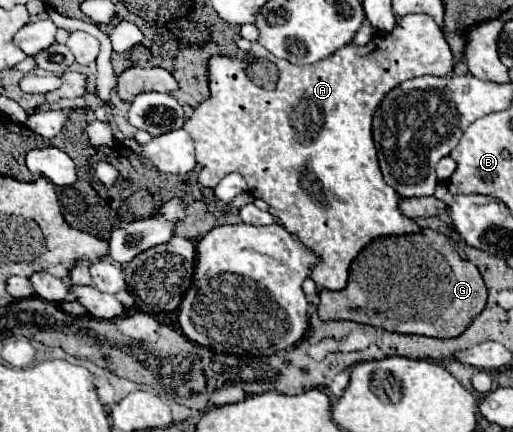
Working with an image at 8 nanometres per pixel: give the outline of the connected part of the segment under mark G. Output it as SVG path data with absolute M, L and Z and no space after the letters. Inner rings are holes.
M421 226L421 230L419 230L417 234L401 234L401 236L375 238L371 244L367 244L367 246L359 252L359 256L351 262L347 286L345 286L343 290L337 290L337 292L331 292L331 290L325 290L325 288L321 290L319 318L321 318L321 320L353 320L353 322L359 322L359 324L371 324L371 326L377 326L377 328L383 328L383 330L389 330L389 332L397 332L397 334L403 332L403 334L425 334L425 336L433 336L433 338L455 338L455 336L459 336L459 334L473 322L473 318L485 308L485 302L487 302L487 288L485 288L485 282L483 282L483 278L481 278L477 266L475 266L473 262L469 262L469 260L459 258L459 254L453 250L453 246L449 244L449 240L447 240L443 234L439 234L439 232L435 232L435 230L427 228L427 226ZM357 266L359 266L361 272L367 272L367 278L363 280L365 288L363 288L363 284L357 284ZM369 296L381 296L381 298L383 298L383 310L381 310L381 308L375 308L373 302L379 302L379 300L377 300L377 298L375 298L375 300L369 300Z

